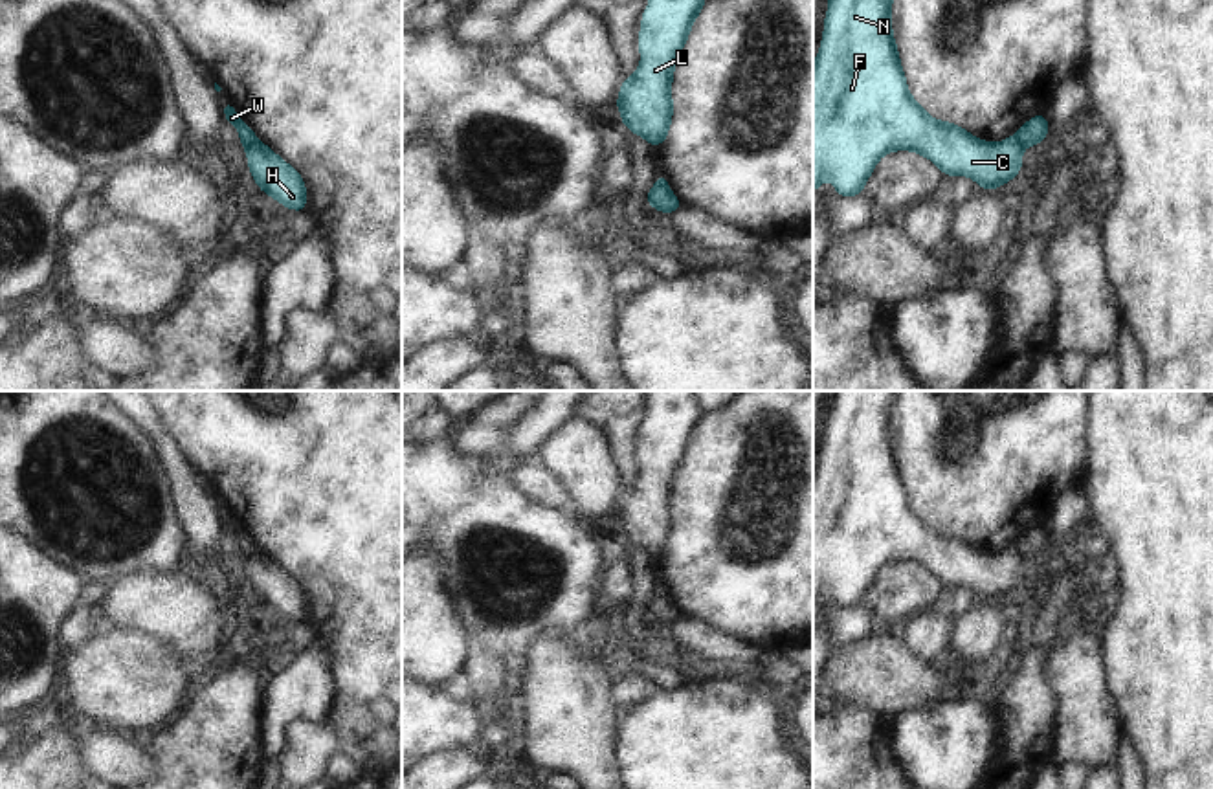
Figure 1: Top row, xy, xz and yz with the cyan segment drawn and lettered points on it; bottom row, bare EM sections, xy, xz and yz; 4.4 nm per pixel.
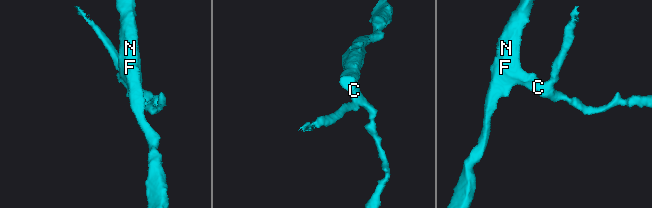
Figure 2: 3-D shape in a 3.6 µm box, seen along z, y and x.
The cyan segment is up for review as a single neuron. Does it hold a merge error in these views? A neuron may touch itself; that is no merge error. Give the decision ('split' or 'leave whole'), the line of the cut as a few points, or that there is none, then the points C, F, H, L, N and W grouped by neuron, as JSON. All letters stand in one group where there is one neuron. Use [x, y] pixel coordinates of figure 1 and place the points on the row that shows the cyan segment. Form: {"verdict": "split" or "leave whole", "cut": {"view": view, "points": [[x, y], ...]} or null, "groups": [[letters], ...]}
{"verdict": "split", "cut": {"view": "xy", "points": [[257, 138], [244, 147]]}, "groups": [["C", "F", "H", "L", "N"], ["W"]]}

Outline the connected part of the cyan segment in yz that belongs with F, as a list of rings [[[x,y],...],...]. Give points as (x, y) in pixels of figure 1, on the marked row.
[[[828,0],[818,57],[813,62],[813,193],[826,178],[840,198],[862,194],[877,161],[894,150],[929,158],[943,176],[969,176],[995,191],[1013,180],[1024,161],[1013,134],[987,143],[956,123],[934,119],[910,95],[892,31],[894,0]]]

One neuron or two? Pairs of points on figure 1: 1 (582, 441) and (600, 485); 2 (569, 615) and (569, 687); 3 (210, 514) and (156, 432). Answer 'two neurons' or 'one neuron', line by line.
1: one neuron
2: two neurons
3: one neuron

